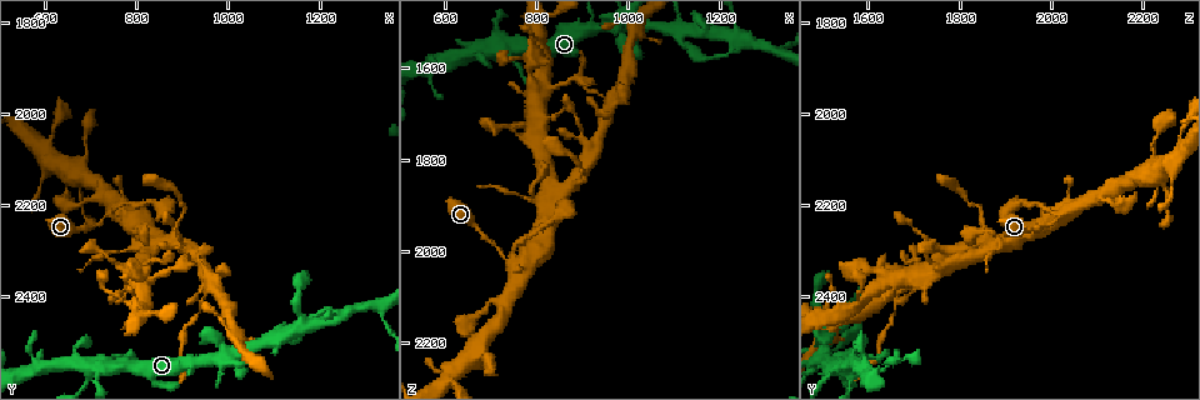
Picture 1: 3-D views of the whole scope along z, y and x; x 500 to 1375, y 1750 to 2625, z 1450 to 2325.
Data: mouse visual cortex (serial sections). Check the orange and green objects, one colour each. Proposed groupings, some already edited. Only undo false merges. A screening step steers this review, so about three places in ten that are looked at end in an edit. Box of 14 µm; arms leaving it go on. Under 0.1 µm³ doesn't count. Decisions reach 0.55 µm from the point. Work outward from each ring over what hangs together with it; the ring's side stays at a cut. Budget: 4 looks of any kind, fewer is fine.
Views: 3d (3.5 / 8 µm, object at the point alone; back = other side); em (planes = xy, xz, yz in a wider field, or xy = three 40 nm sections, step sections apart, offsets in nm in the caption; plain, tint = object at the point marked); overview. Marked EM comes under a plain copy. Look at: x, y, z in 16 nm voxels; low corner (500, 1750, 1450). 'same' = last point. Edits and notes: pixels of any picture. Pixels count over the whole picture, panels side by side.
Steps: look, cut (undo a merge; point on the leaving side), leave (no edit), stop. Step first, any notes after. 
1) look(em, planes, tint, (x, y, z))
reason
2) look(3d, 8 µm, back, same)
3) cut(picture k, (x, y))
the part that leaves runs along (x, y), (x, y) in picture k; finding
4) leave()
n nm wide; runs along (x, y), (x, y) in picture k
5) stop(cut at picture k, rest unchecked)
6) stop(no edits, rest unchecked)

look(3d, 8 µm, (680, 2245, 1965))
thick turns thin

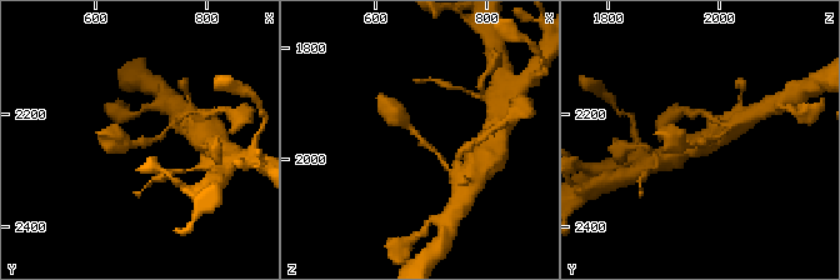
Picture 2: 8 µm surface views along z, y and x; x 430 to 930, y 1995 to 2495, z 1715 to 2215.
look(3d, 3.5 µm, (685, 2250, 1965))
closer look

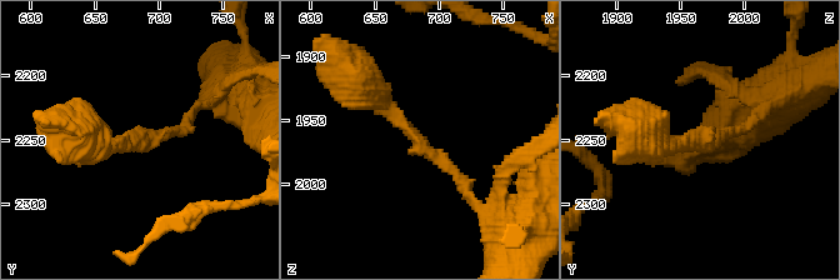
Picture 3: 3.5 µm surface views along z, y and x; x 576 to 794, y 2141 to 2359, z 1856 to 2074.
leave()
arms of 150, 450 nm; runs along (358, 84), (469, 195) in picture 3; all the same cell

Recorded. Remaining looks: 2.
look(3d, 8 µm, (965, 2380, 1660))
three-way junction

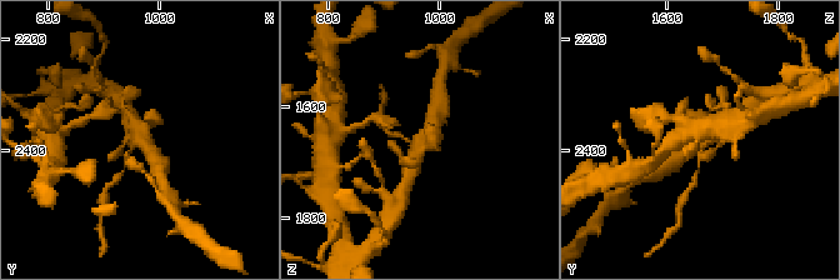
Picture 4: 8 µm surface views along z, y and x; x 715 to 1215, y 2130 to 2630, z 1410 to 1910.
look(em, planes, tint, (975, 2380, 1665))
shape alone is not enough

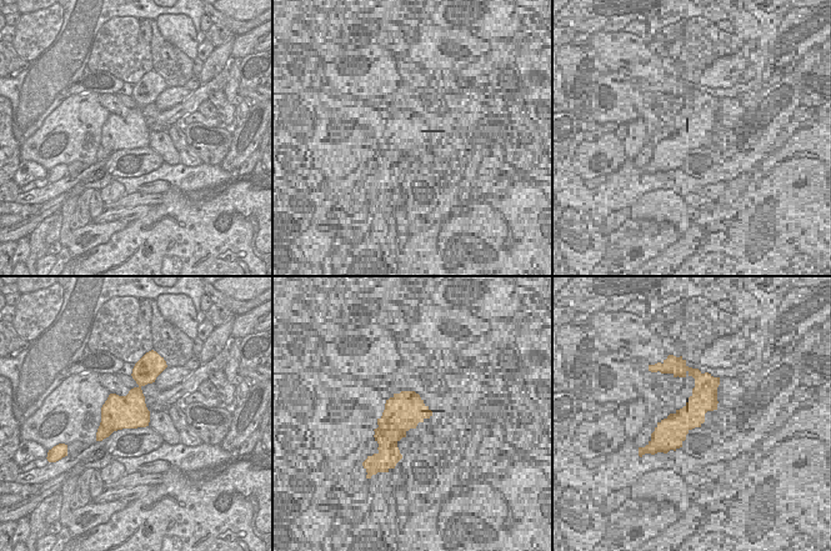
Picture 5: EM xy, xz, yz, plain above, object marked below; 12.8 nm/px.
cut(picture 4, (116, 178))
the part that leaves runs along (701, 153), (695, 185), (686, 193) in picture 4; two cells meet here

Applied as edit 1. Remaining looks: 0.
stop(cut at picture 4, rest unchecked)

